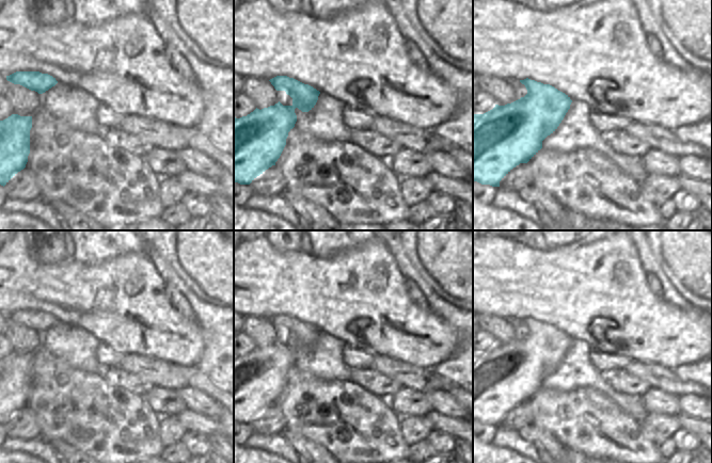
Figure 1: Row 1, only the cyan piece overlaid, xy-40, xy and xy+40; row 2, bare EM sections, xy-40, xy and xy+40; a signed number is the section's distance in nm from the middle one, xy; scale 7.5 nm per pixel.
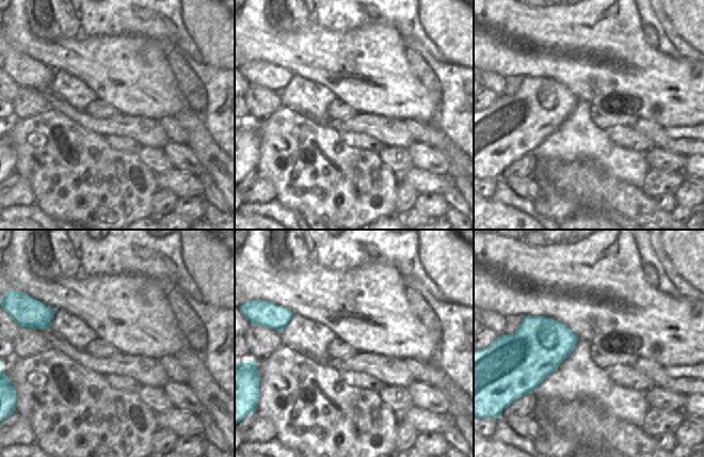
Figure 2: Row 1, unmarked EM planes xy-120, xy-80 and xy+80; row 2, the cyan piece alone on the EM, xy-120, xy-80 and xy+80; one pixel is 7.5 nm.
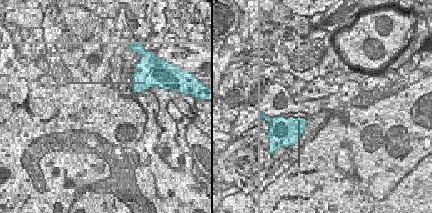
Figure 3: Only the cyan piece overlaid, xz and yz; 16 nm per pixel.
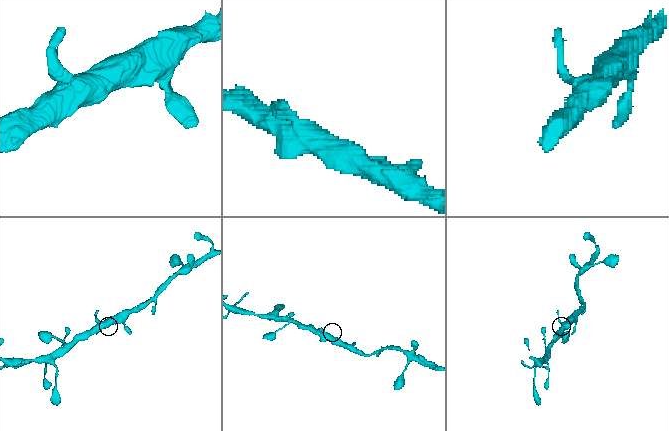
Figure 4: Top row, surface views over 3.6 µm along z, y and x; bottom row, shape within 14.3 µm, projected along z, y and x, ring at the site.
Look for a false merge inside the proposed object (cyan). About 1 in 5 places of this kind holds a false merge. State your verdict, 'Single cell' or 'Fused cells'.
Single cell.

